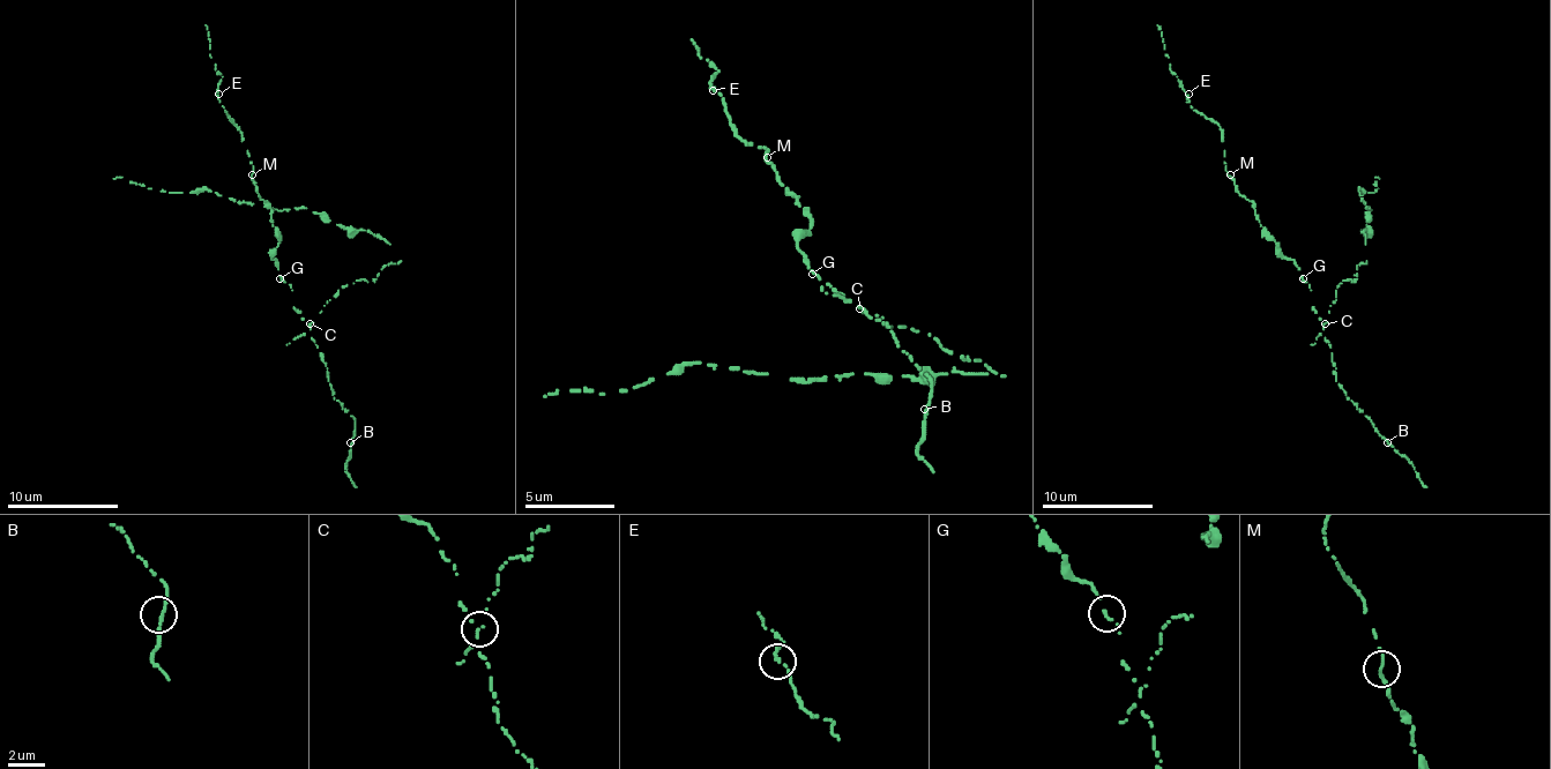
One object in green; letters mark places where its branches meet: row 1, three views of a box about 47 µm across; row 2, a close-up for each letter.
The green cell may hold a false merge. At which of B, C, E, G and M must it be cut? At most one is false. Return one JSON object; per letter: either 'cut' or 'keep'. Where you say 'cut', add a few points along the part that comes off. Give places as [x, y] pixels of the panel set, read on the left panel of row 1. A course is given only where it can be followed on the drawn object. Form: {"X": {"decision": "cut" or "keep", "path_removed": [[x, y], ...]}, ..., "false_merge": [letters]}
{"B": {"decision": "keep"}, "C": {"decision": "cut", "path_removed": [[311, 323], [342, 286], [372, 281], [392, 261], [383, 239], [305, 208], [112, 178]]}, "E": {"decision": "keep"}, "G": {"decision": "keep"}, "M": {"decision": "keep"}, "false_merge": ["C"]}

